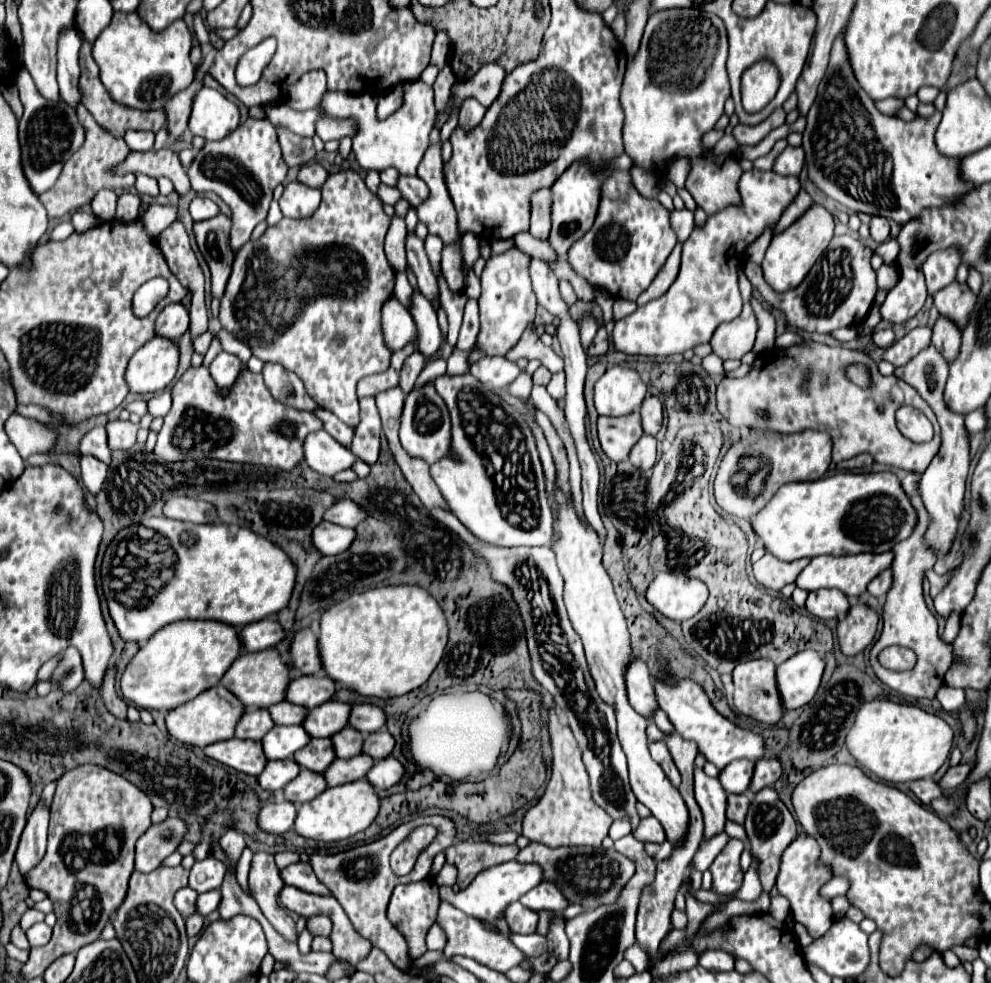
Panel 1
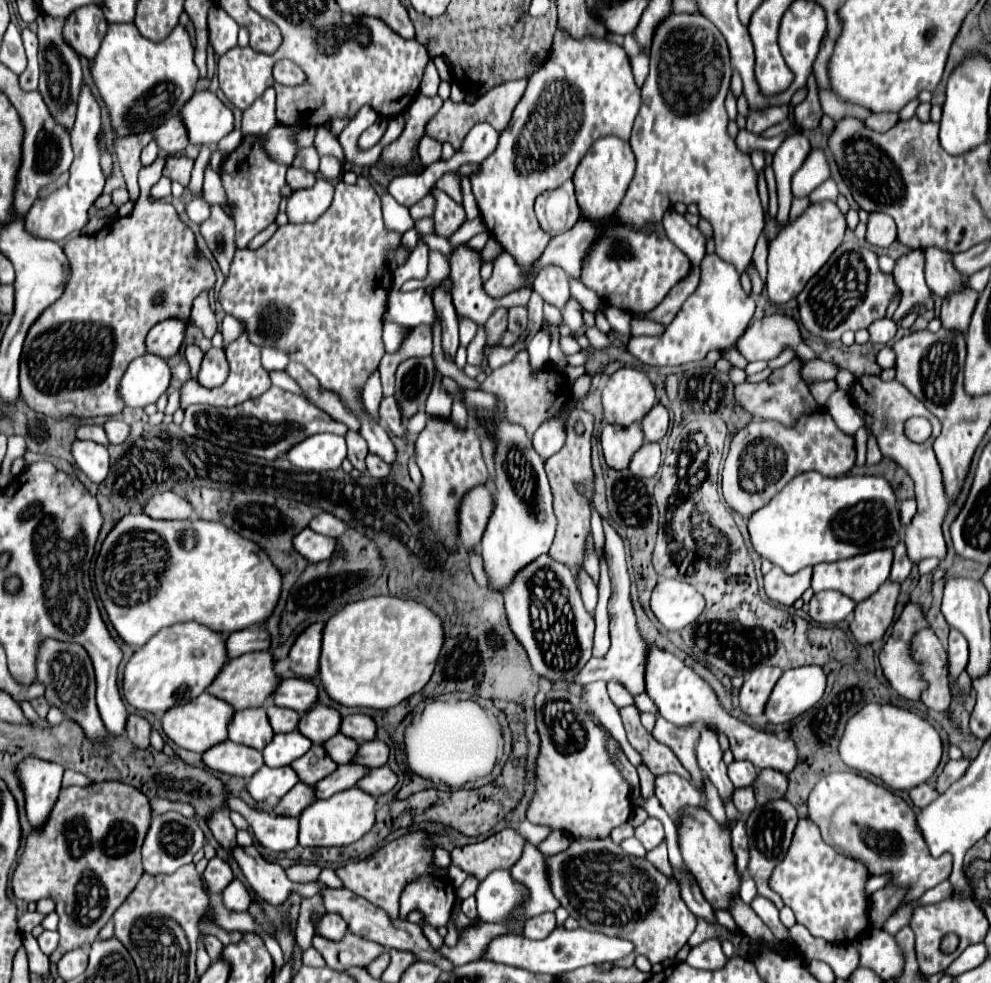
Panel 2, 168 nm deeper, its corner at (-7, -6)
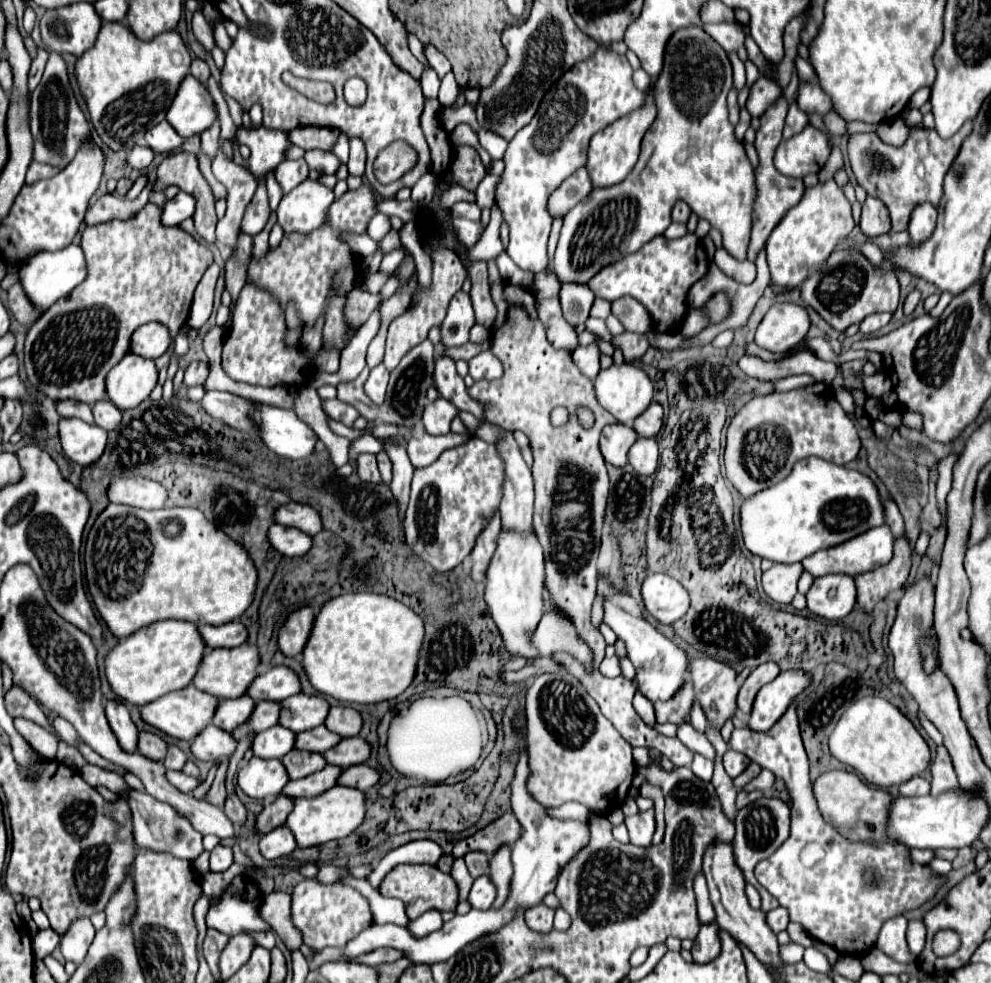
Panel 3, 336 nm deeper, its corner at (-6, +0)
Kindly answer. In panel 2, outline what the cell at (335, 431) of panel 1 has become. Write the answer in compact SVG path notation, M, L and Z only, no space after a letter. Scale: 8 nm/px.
M350 431L346 435L346 441L348 441L348 459L352 461L354 469L358 469L360 473L366 473L366 455L368 455L368 445L364 441L364 437L358 433L358 431Z

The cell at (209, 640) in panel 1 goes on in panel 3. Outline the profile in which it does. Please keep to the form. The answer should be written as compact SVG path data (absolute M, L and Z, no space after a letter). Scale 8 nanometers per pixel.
M157 621L133 633L107 655L105 673L113 691L133 705L147 705L171 691L185 689L205 655L205 643L197 625L189 621Z

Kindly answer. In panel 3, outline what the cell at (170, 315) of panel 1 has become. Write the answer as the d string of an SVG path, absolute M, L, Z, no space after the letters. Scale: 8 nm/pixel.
M145 323L133 333L131 351L149 359L157 359L169 349L171 341L171 333L163 323Z

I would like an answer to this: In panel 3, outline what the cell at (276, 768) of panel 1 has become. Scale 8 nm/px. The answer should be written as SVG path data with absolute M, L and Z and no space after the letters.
M251 757L245 767L239 769L237 783L253 799L265 799L267 795L279 795L287 785L289 775L279 759Z

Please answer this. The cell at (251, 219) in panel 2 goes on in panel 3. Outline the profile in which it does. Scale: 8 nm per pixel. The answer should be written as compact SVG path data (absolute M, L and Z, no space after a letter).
M265 175L259 177L259 183L257 183L257 191L245 211L245 217L243 217L243 223L241 223L241 231L243 233L249 233L249 235L257 235L263 231L263 227L267 225L269 221L269 201L267 201L267 187L265 187Z

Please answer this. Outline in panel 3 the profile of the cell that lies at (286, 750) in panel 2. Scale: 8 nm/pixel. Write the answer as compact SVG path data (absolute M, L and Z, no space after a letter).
M283 725L257 733L253 741L253 753L263 759L281 759L291 749L295 749L295 733L287 731Z

